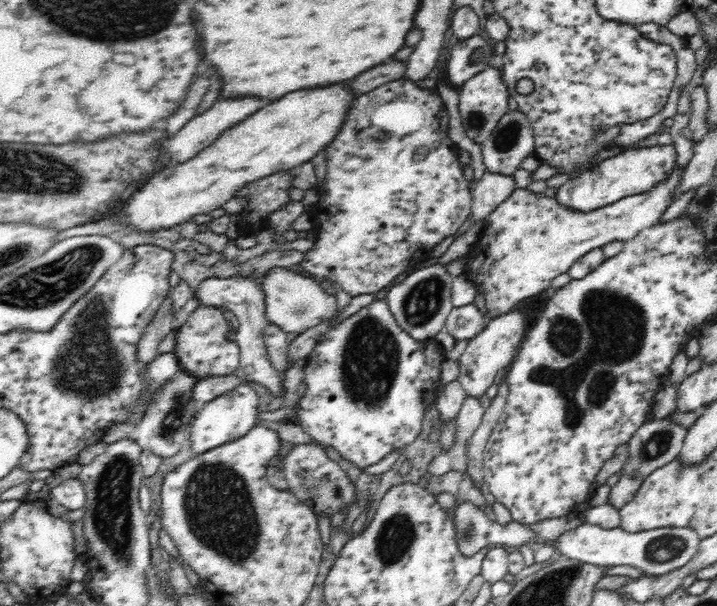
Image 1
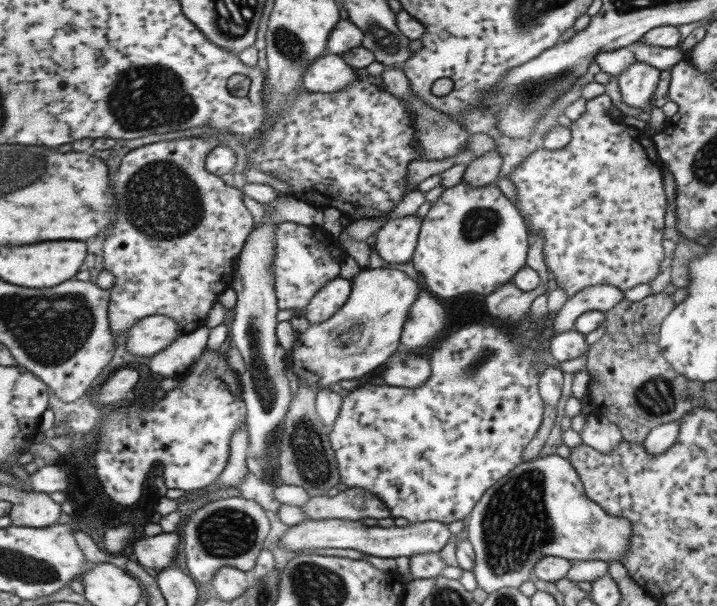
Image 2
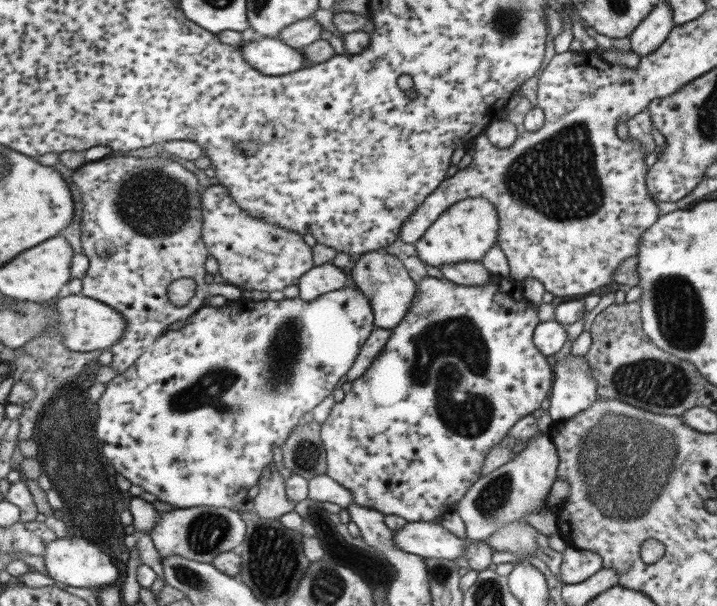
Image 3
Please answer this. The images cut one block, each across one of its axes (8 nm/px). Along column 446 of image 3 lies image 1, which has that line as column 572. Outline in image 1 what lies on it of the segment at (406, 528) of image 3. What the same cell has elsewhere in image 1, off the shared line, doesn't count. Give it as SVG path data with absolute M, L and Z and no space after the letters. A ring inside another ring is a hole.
M585 522L565 532L555 546L564 558L573 561L599 567L633 566L646 575L660 575L688 564L688 560L696 554L699 540L696 531L691 528L666 526L629 533L619 526L608 530Z

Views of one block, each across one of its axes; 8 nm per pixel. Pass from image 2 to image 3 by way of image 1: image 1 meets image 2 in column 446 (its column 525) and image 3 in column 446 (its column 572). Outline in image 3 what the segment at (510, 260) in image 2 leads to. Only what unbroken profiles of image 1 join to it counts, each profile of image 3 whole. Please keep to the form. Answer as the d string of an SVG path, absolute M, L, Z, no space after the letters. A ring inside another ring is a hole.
M466 198L448 206L414 242L419 260L439 268L465 261L479 261L487 249L497 242L498 220L493 205L484 198Z

